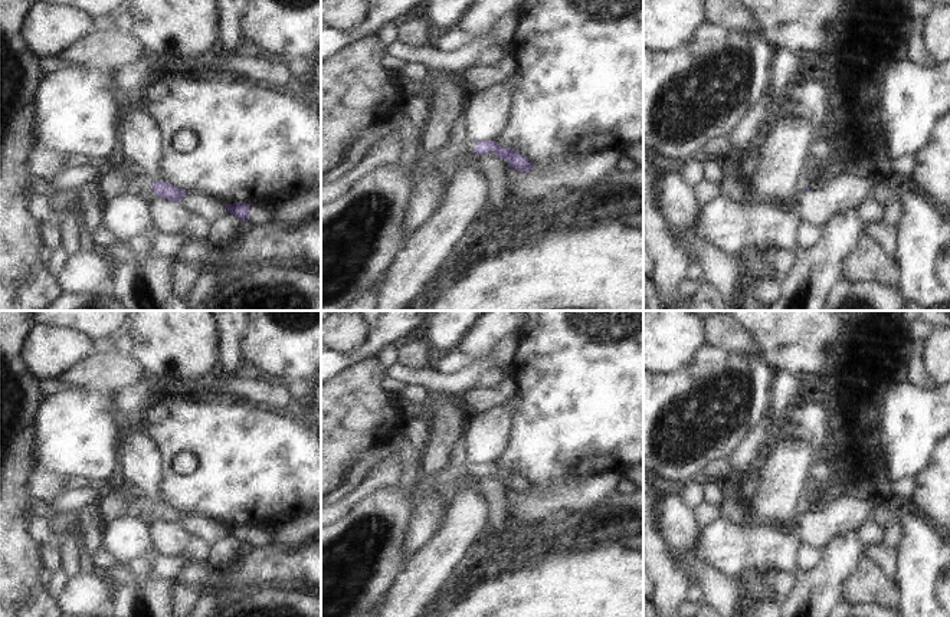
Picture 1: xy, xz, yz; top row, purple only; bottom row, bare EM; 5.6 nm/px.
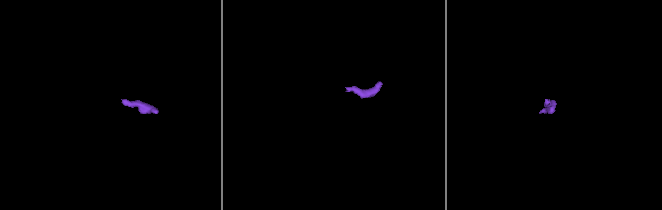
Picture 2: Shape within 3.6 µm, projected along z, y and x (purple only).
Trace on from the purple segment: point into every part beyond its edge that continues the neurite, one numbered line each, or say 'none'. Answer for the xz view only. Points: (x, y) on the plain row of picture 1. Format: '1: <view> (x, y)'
1: xz (452, 478)

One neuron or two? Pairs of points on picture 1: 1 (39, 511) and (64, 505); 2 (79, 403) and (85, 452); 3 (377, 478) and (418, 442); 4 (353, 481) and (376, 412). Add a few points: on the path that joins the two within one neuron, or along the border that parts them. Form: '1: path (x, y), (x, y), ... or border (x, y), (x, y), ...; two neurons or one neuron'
1: border (48, 504), (58, 514); two neurons
2: path (79, 414), (79, 430), (85, 440); one neuron
3: border (400, 430), (412, 445); two neurons
4: border (379, 445), (374, 445), (359, 459), (341, 483); two neurons

